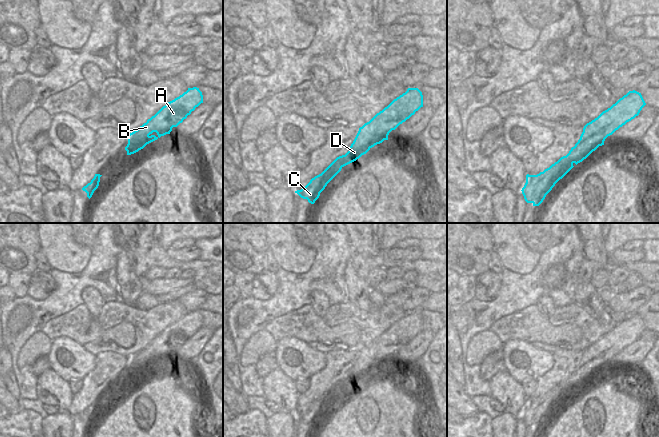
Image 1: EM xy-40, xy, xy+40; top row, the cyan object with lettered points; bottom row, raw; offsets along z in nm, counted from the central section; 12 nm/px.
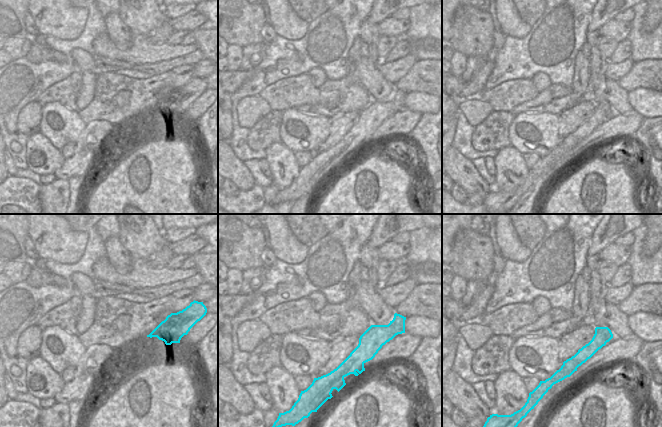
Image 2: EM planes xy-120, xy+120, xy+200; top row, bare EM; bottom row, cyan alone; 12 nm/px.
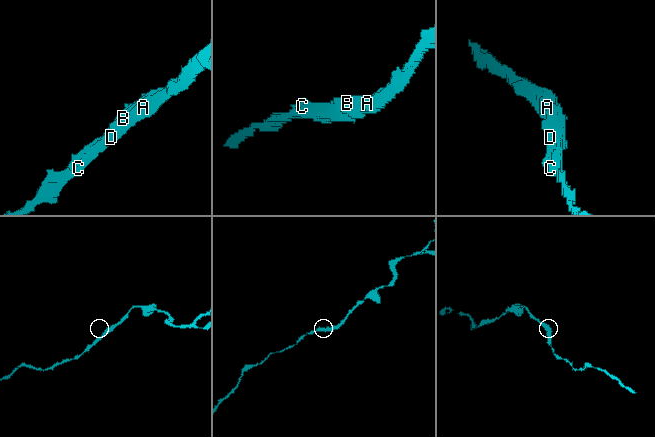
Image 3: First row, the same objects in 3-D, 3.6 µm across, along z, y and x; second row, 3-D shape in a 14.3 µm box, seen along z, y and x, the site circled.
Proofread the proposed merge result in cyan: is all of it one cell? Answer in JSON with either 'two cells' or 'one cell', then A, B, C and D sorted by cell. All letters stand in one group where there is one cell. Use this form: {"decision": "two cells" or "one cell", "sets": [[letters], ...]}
{"decision": "one cell", "sets": [["A", "B", "C", "D"]]}

